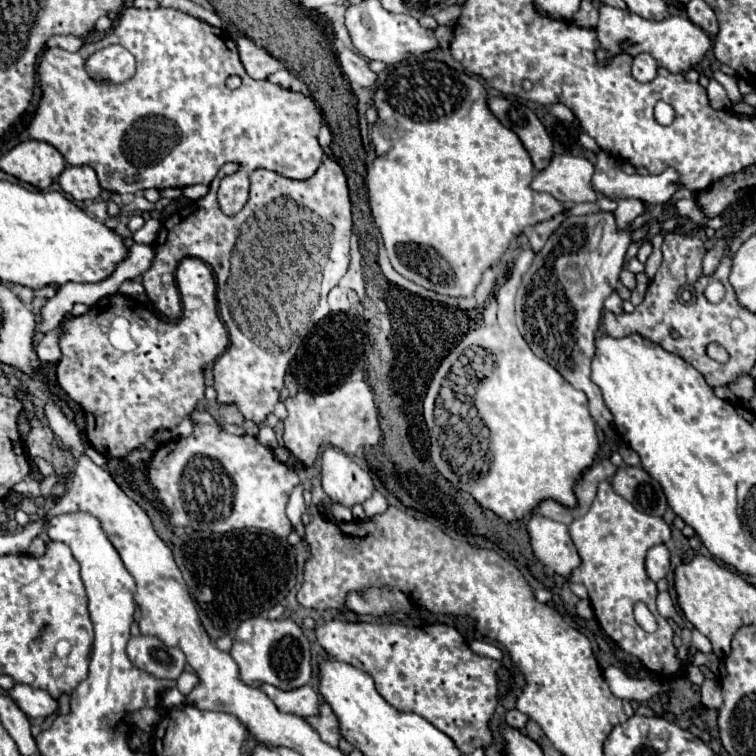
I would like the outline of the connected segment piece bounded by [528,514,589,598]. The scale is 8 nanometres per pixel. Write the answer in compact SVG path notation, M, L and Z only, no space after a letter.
M534 514L528 522L528 534L530 534L530 544L536 558L544 566L552 568L556 574L563 576L578 598L588 598L588 591L584 585L569 581L569 574L580 566L582 560L568 536L568 528L560 522Z

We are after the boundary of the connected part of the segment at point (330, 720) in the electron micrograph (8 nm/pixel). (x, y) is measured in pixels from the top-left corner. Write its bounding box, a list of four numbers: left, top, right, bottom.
[306,702,340,746]

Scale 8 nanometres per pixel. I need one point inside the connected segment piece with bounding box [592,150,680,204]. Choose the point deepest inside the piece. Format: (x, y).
(610, 179)

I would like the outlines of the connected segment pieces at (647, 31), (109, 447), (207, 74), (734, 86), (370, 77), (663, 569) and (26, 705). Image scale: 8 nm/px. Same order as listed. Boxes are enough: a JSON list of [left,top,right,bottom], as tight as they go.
[[596,6,712,74],[56,258,228,458],[28,8,324,194],[713,71,742,104],[338,48,376,88],[646,544,670,582],[8,684,56,718]]

